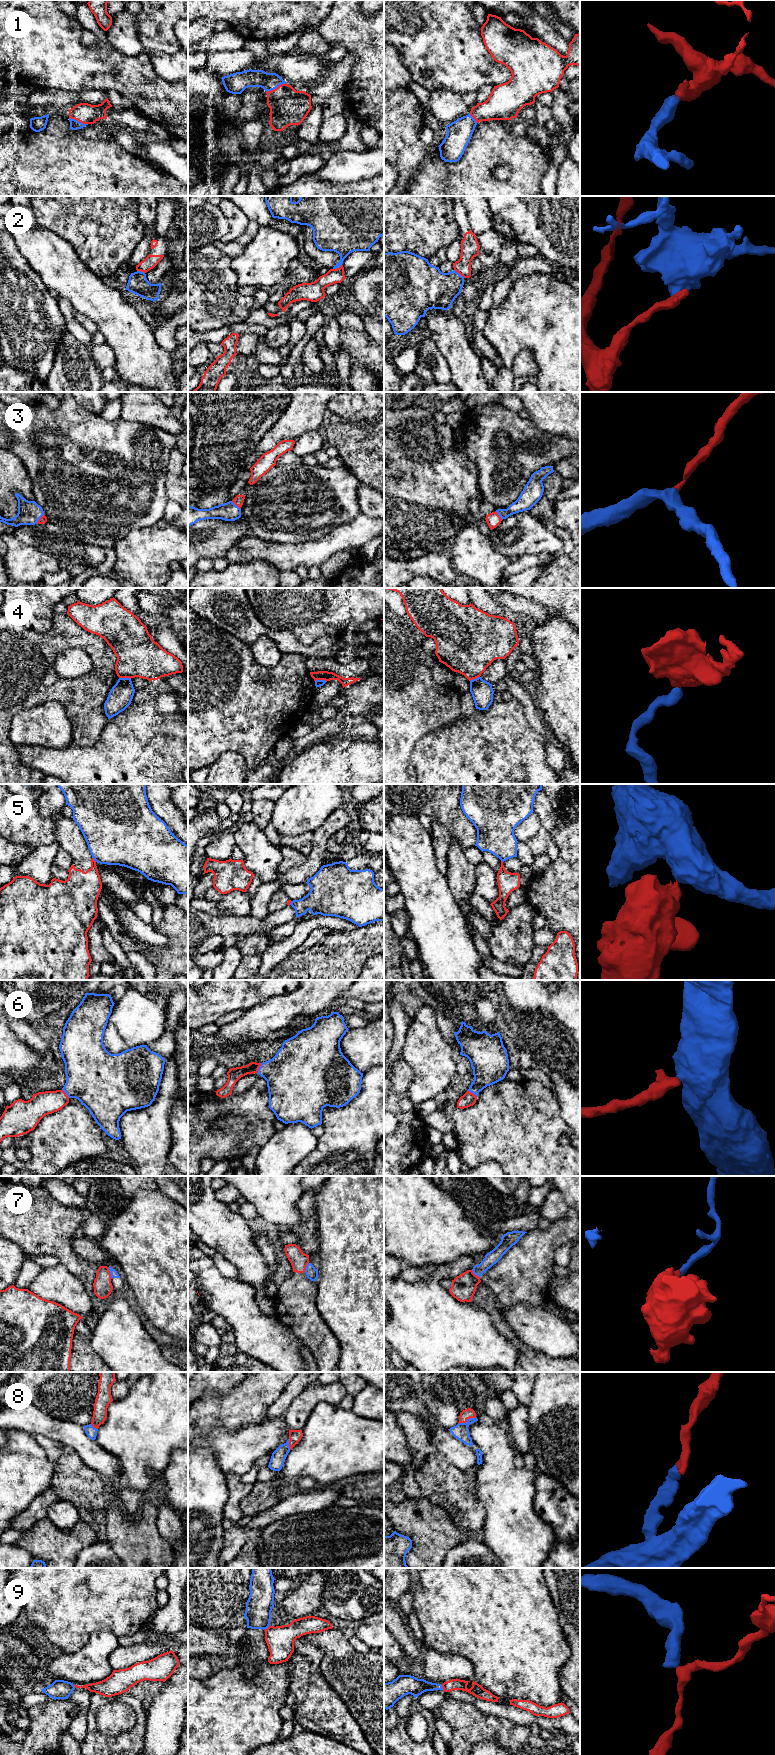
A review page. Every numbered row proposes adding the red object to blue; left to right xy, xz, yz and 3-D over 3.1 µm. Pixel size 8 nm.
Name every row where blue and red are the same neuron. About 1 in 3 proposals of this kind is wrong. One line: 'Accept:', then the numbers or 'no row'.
Accept: 1, 3, 6, 8

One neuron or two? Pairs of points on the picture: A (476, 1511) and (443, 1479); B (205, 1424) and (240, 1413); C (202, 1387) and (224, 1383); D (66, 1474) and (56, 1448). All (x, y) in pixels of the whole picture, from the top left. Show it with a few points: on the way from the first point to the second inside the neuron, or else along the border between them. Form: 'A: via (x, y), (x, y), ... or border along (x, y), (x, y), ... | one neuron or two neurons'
A: via (468, 1504), (451, 1487) | one neuron
B: via (214, 1415), (216, 1413), (231, 1413) | one neuron
C: via (207, 1383), (219, 1383) | one neuron
D: border along (72, 1451), (62, 1454), (55, 1463) | two neurons

